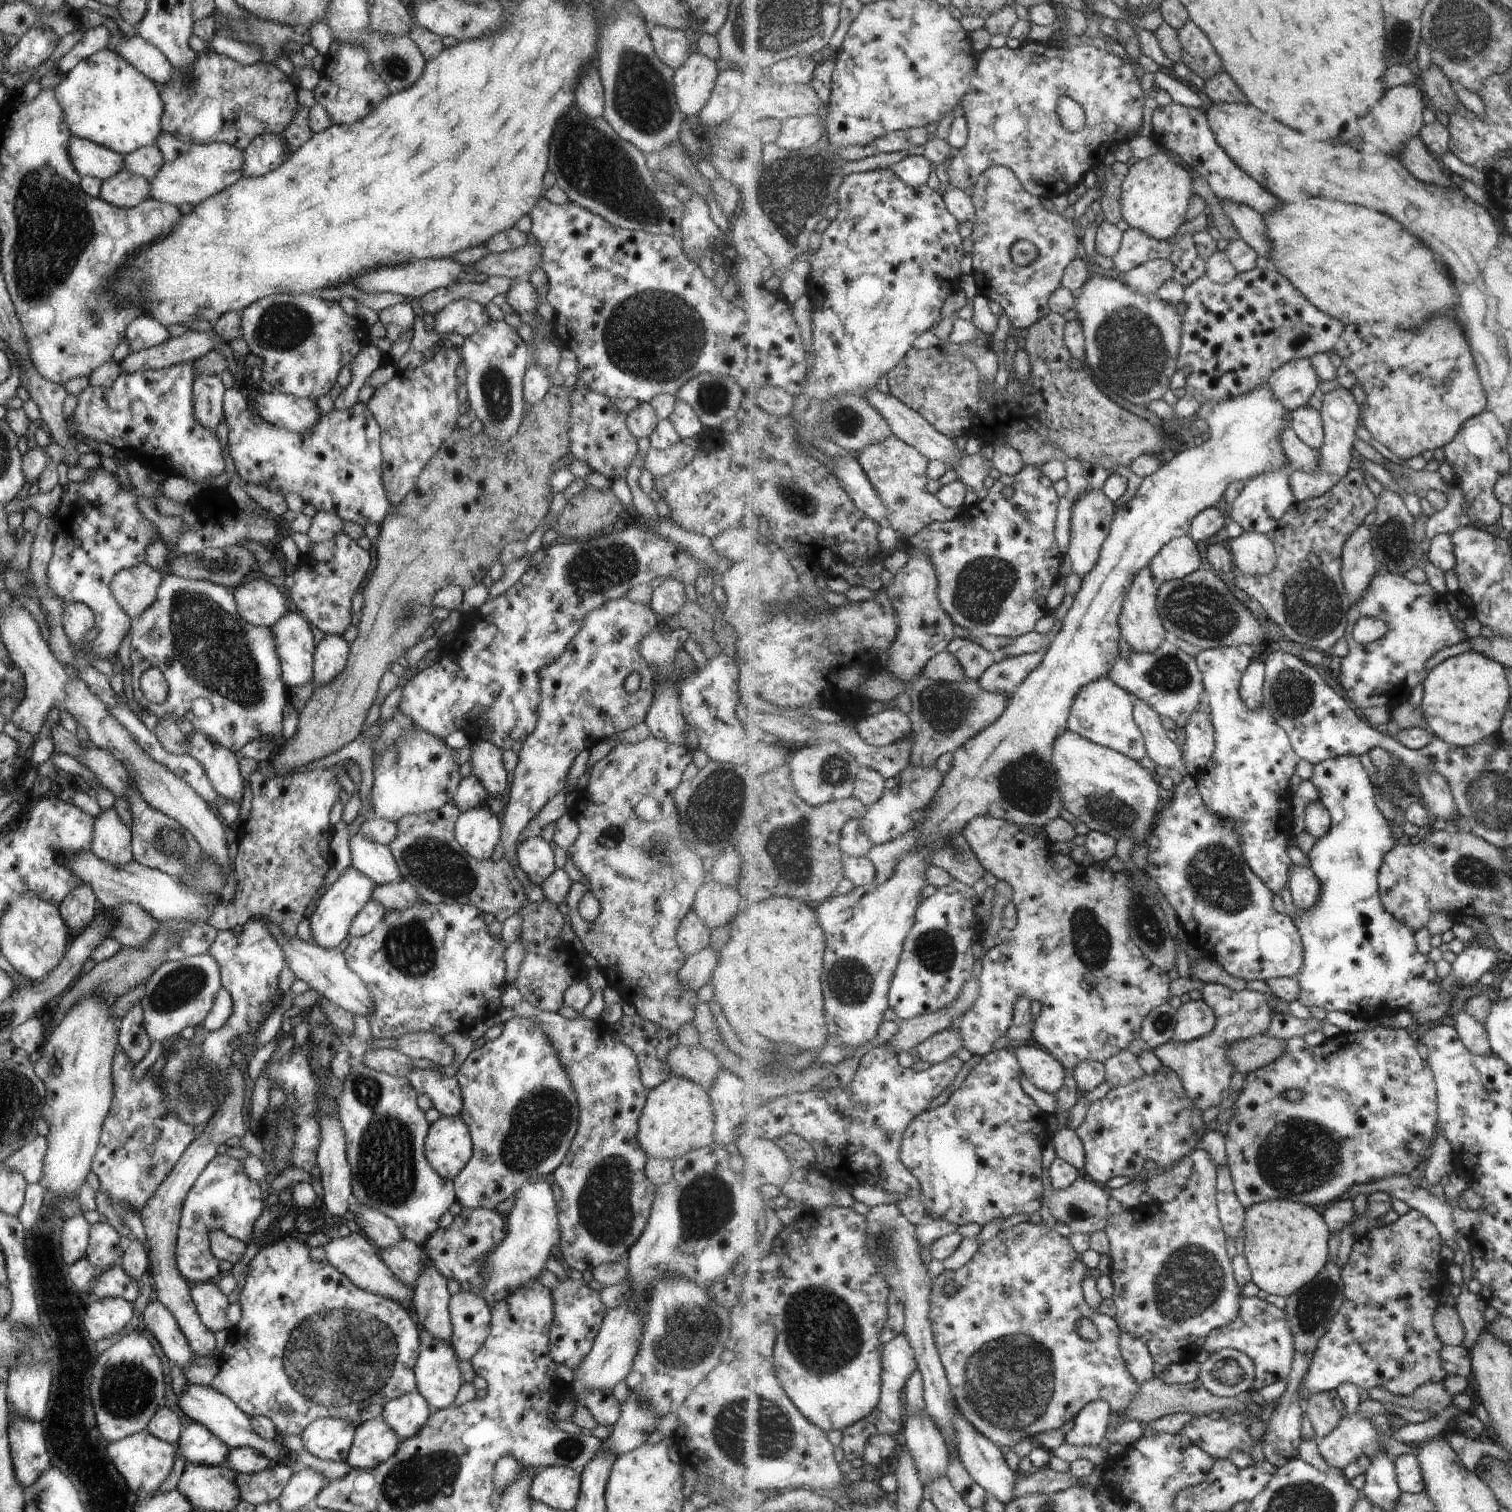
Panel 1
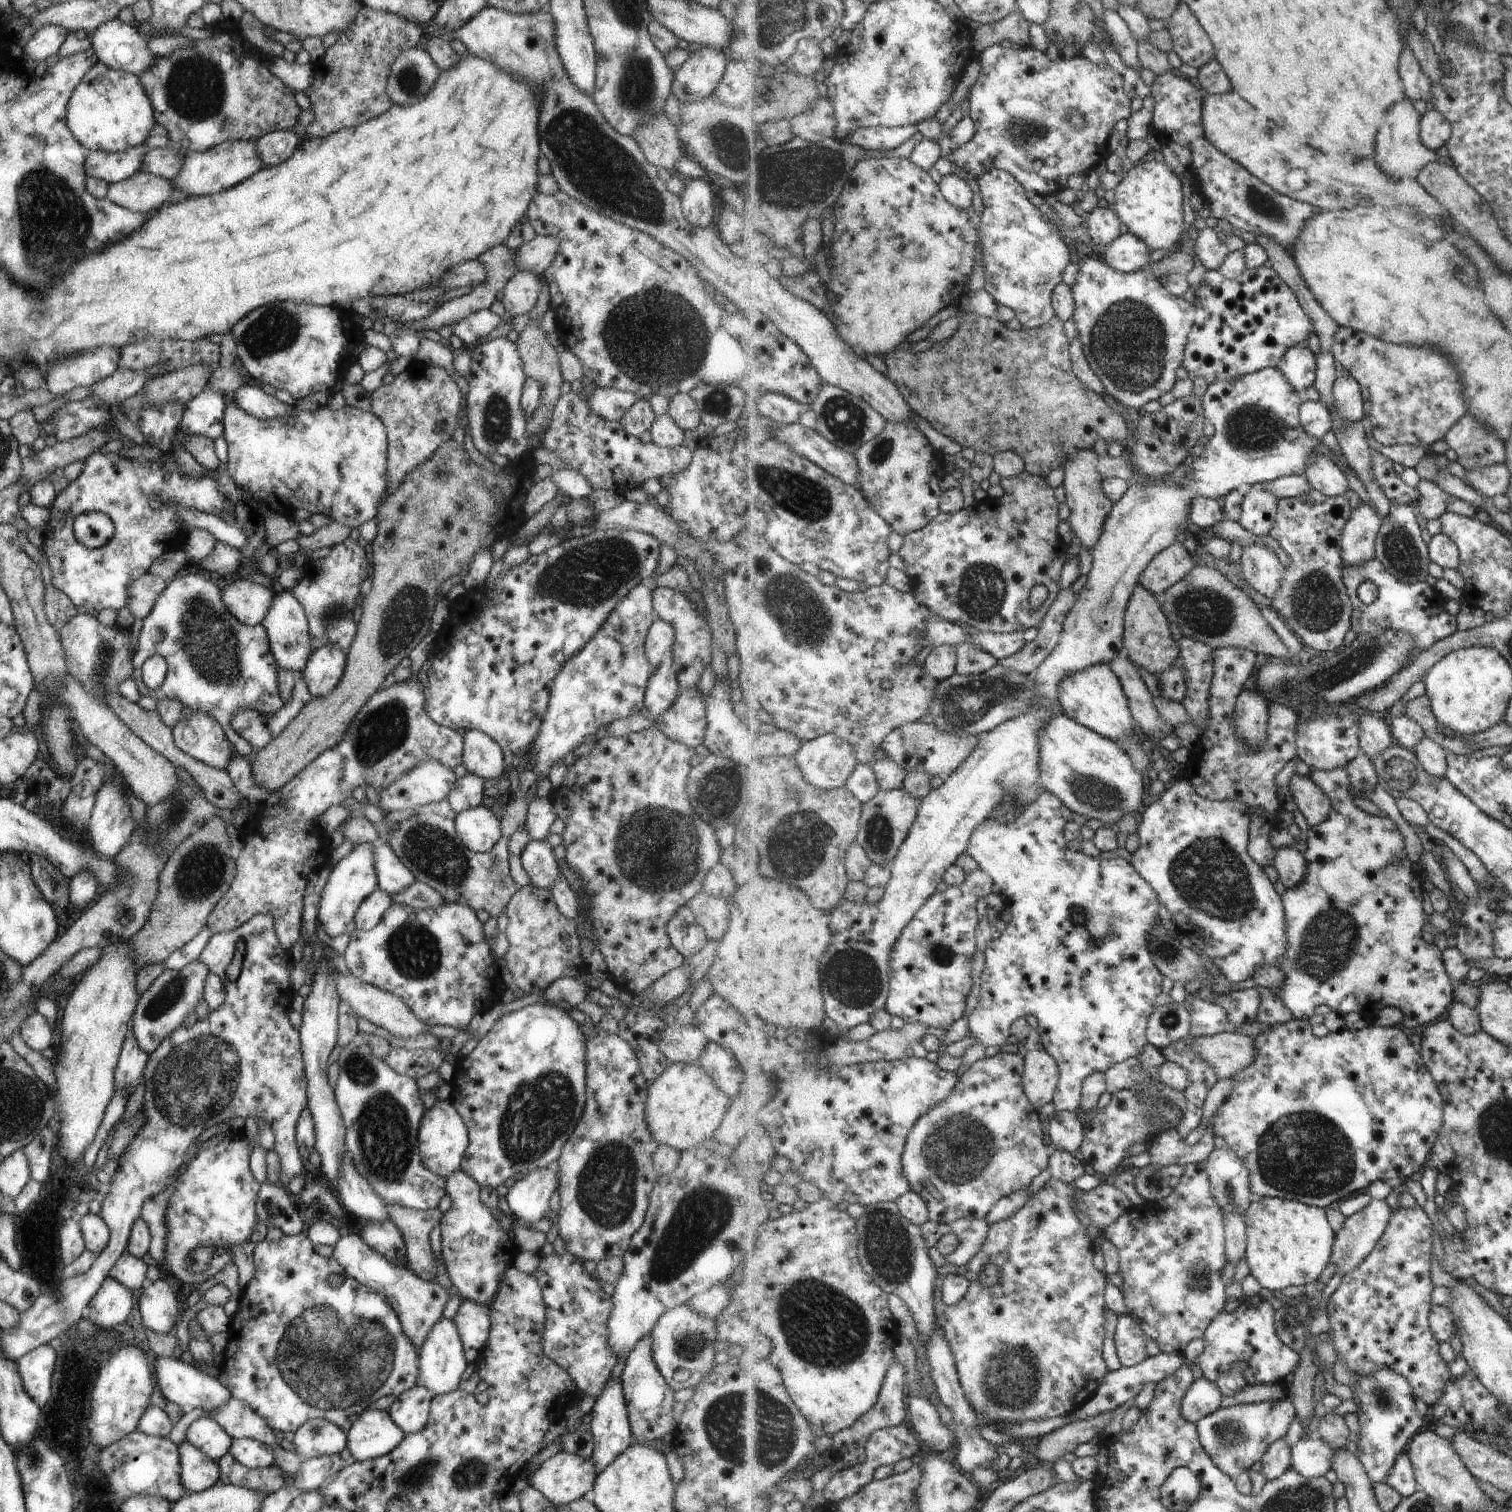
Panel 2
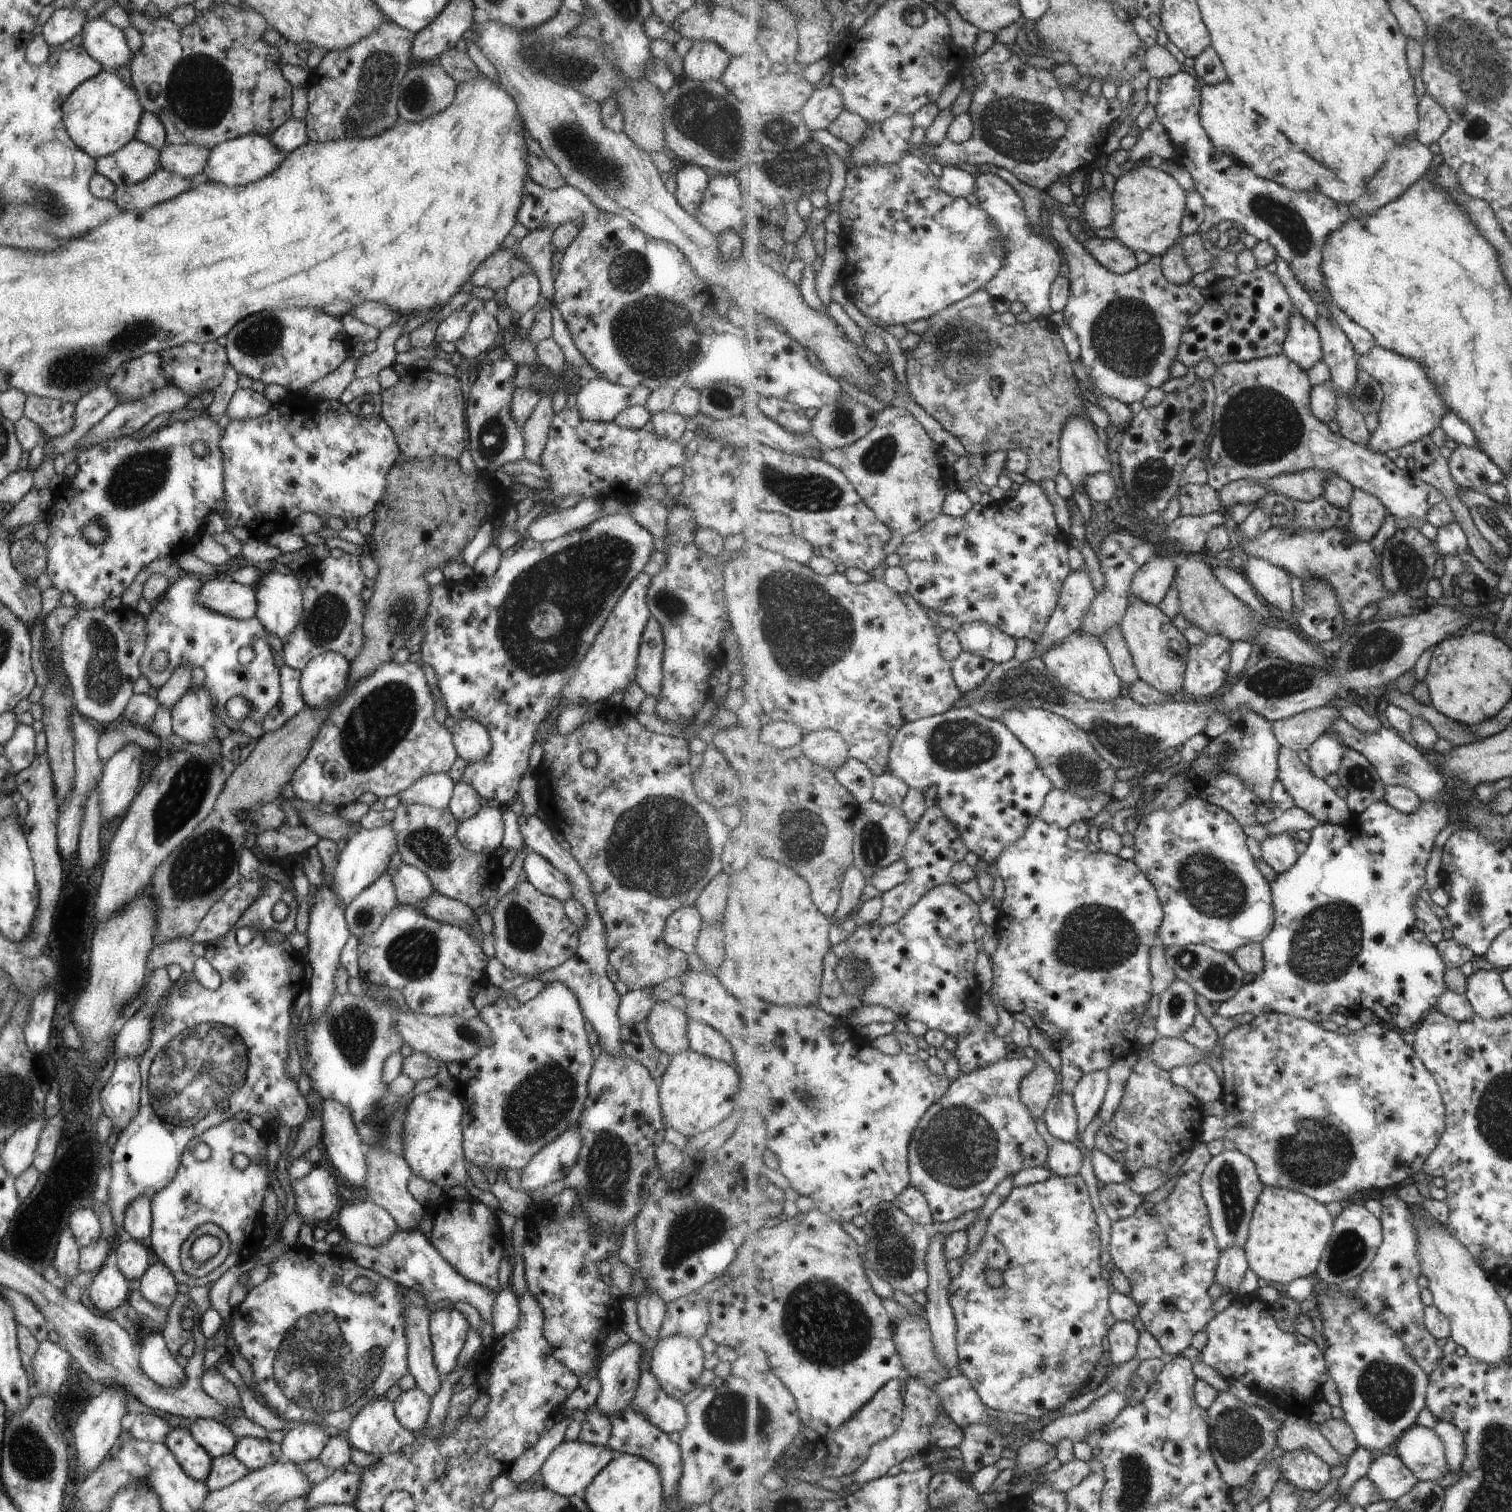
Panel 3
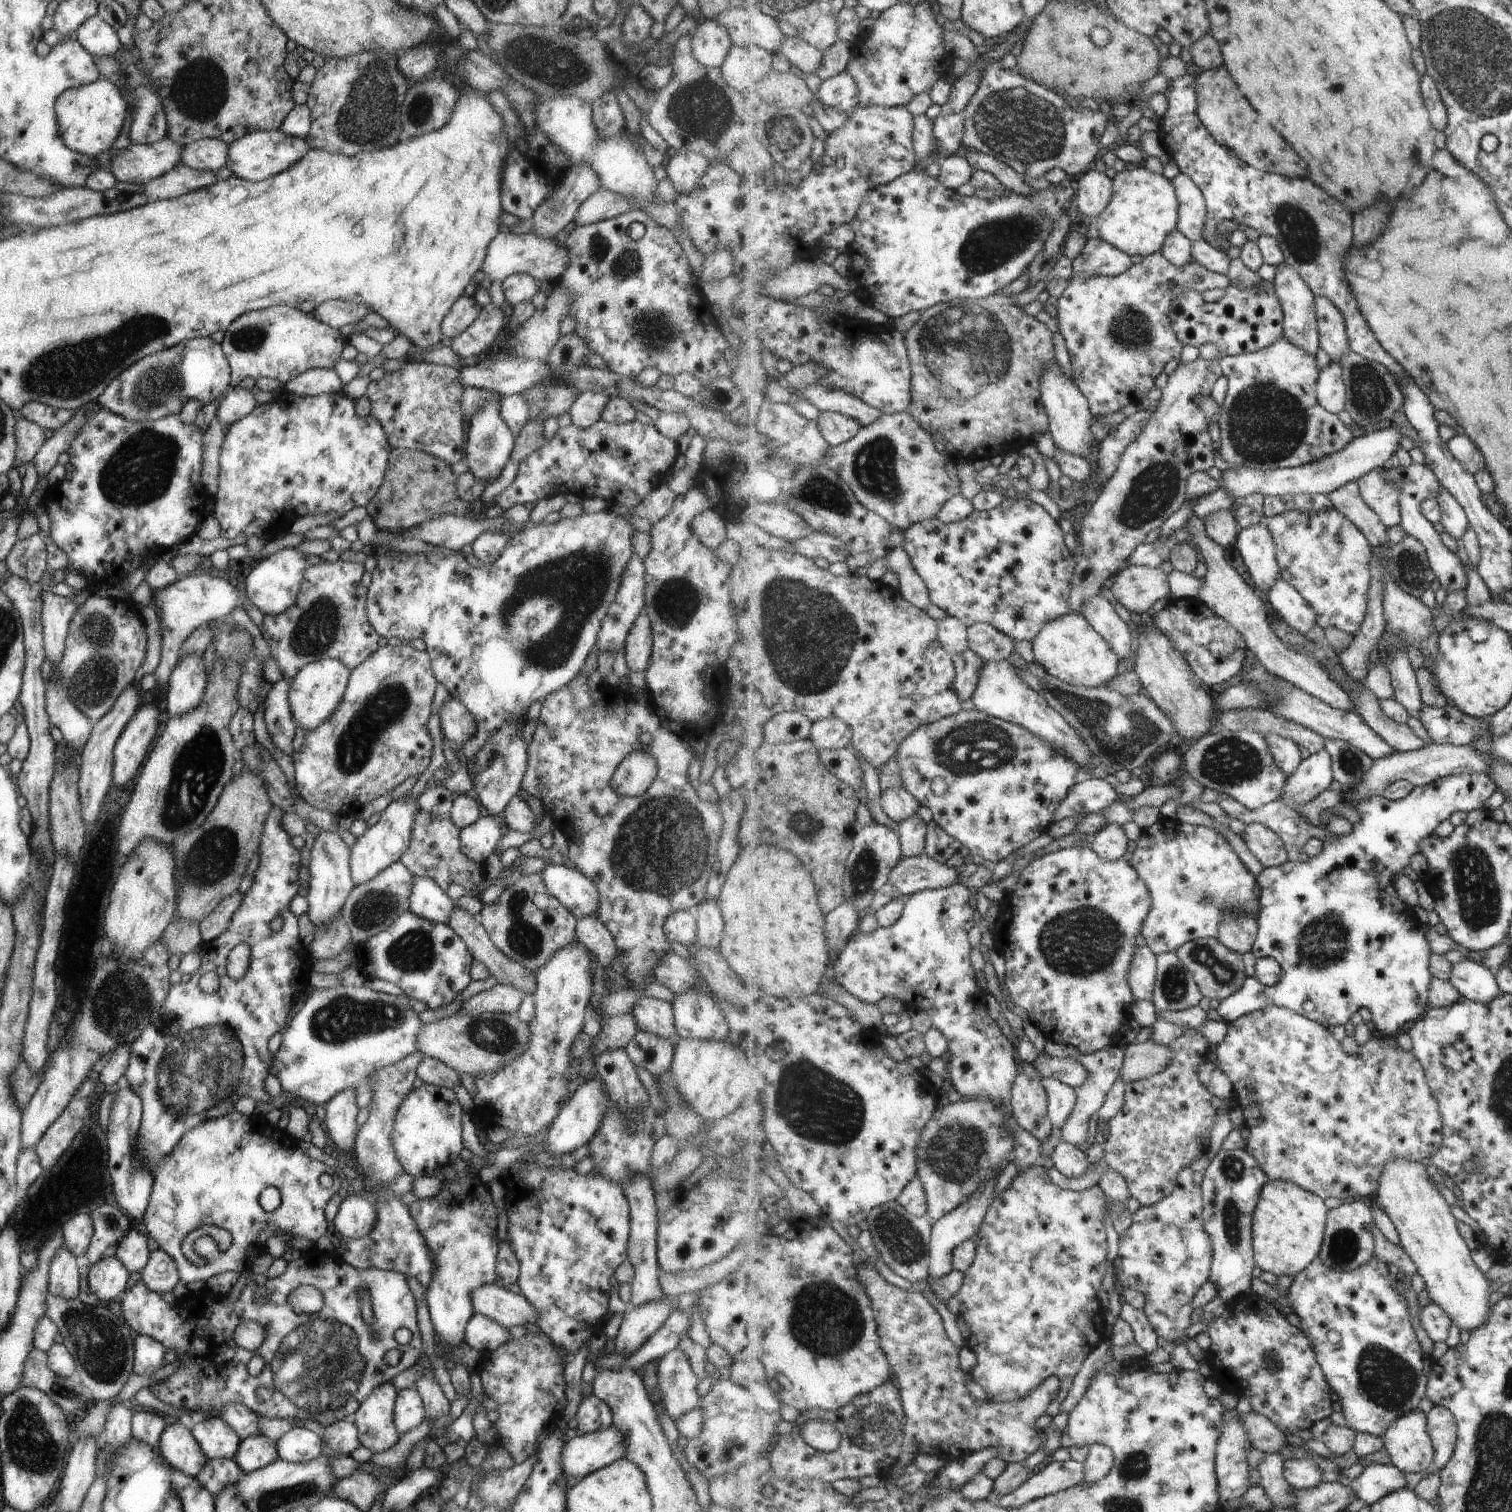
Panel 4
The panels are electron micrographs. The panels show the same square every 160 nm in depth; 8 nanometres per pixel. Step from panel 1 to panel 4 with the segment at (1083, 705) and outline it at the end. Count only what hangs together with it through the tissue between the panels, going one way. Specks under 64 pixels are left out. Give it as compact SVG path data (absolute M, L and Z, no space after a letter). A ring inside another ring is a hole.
M1073 611L1046 622L1032 646L1035 662L1043 665L1053 676L1075 686L1103 687L1125 668L1108 640L1082 614Z

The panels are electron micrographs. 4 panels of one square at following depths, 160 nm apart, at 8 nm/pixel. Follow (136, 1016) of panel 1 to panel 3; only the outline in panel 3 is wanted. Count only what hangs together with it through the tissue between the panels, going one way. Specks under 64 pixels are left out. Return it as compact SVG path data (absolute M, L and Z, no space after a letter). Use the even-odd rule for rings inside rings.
M125 1056L115 1062L115 1068L99 1094L103 1115L111 1121L112 1128L123 1131L125 1126L137 1115L139 1109L140 1073L139 1058Z

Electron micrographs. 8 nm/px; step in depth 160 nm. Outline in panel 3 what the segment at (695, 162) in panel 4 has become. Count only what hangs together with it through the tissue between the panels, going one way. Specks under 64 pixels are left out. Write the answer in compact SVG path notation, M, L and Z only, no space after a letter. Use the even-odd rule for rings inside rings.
M687 164L674 175L677 183L674 196L677 203L687 214L695 216L711 174L695 164Z

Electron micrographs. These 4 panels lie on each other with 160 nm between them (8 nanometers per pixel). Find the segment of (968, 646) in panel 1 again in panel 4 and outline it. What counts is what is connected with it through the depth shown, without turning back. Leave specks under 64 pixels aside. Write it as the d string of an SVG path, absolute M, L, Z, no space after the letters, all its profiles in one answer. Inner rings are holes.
M970 648L965 652L952 655L956 665L956 680L954 688L961 700L972 698L978 683L978 672L983 660Z

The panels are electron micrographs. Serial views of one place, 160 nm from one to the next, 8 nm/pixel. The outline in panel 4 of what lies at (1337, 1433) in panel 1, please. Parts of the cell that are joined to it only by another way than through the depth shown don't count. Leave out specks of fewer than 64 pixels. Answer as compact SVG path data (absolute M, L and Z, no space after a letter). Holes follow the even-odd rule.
M1284 1459L1284 1475L1295 1489L1310 1489L1326 1482L1312 1459Z

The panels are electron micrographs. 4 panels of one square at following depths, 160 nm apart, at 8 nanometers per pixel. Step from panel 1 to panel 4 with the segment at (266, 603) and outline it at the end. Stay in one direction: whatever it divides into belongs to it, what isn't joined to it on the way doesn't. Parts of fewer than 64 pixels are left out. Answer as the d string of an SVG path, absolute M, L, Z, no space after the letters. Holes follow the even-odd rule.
M191 574L160 589L151 590L150 602L155 605L156 616L161 630L160 661L153 674L157 679L157 688L165 687L171 669L178 659L179 645L199 625L221 621L233 608L241 607L243 598L239 596L235 584L231 585L225 578L209 574Z

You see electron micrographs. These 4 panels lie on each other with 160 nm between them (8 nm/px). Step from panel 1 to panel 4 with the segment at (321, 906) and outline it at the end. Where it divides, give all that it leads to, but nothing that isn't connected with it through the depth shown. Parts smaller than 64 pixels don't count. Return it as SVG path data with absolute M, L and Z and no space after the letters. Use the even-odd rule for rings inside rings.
M407 795L393 799L385 809L381 811L380 819L375 824L366 828L363 834L356 838L355 844L349 849L350 877L354 884L371 880L384 868L400 860L402 852L405 852L410 841L414 816L418 812L417 797Z

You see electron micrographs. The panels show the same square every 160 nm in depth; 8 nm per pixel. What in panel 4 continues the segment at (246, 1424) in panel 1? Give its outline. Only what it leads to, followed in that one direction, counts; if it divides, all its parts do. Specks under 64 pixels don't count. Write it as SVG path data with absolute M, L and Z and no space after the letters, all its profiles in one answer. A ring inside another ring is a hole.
M137 1335L133 1341L133 1354L131 1356L132 1372L139 1376L149 1376L161 1366L165 1348L154 1338Z

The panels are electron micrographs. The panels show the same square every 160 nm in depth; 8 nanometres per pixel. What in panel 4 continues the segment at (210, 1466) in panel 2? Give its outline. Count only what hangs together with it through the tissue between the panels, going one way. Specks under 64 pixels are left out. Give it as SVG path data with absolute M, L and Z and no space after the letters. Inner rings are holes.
M179 1421L166 1425L155 1447L173 1469L190 1477L201 1470L206 1459L191 1431Z

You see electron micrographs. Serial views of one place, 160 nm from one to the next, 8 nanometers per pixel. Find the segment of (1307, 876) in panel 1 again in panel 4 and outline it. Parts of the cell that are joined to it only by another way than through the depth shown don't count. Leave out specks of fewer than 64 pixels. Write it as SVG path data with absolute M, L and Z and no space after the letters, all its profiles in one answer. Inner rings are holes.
M1263 824L1245 825L1242 839L1265 868L1276 867L1289 861L1283 839L1274 830Z

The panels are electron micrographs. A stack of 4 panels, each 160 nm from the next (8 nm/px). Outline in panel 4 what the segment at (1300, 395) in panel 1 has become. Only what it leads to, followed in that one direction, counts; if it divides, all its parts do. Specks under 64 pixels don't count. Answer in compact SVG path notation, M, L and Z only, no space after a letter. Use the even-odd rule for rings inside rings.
M1286 262L1276 267L1273 280L1280 303L1284 308L1284 336L1305 352L1317 354L1320 346L1320 325L1316 313L1316 297L1305 279Z

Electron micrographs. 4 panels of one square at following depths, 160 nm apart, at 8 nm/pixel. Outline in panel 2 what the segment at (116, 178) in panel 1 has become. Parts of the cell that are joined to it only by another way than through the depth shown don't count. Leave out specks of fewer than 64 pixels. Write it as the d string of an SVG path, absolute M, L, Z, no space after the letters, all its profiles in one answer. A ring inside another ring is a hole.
M140 171L125 180L108 184L104 198L134 213L148 213L164 205L168 201L172 190L172 182L170 180Z

